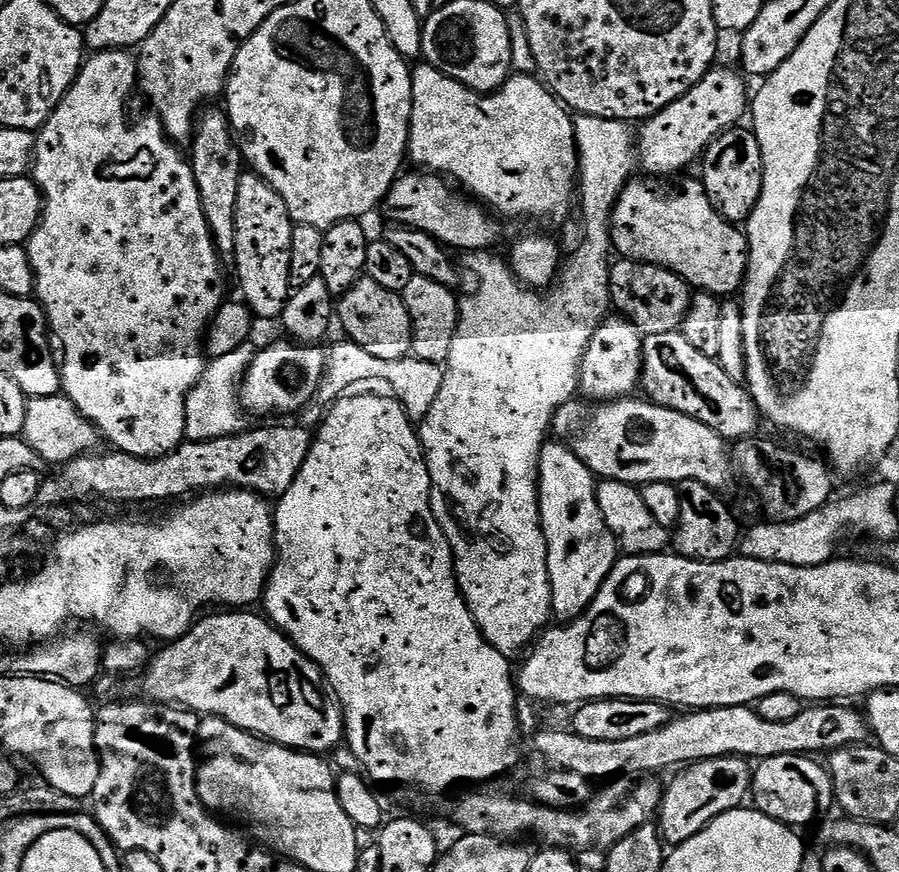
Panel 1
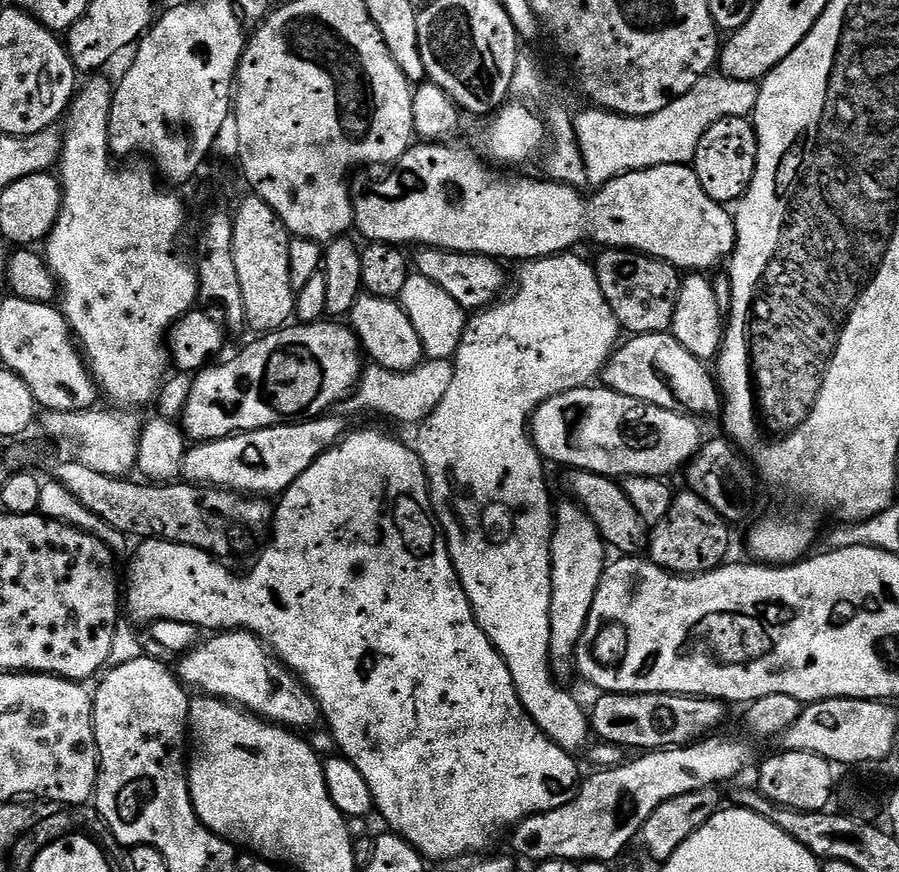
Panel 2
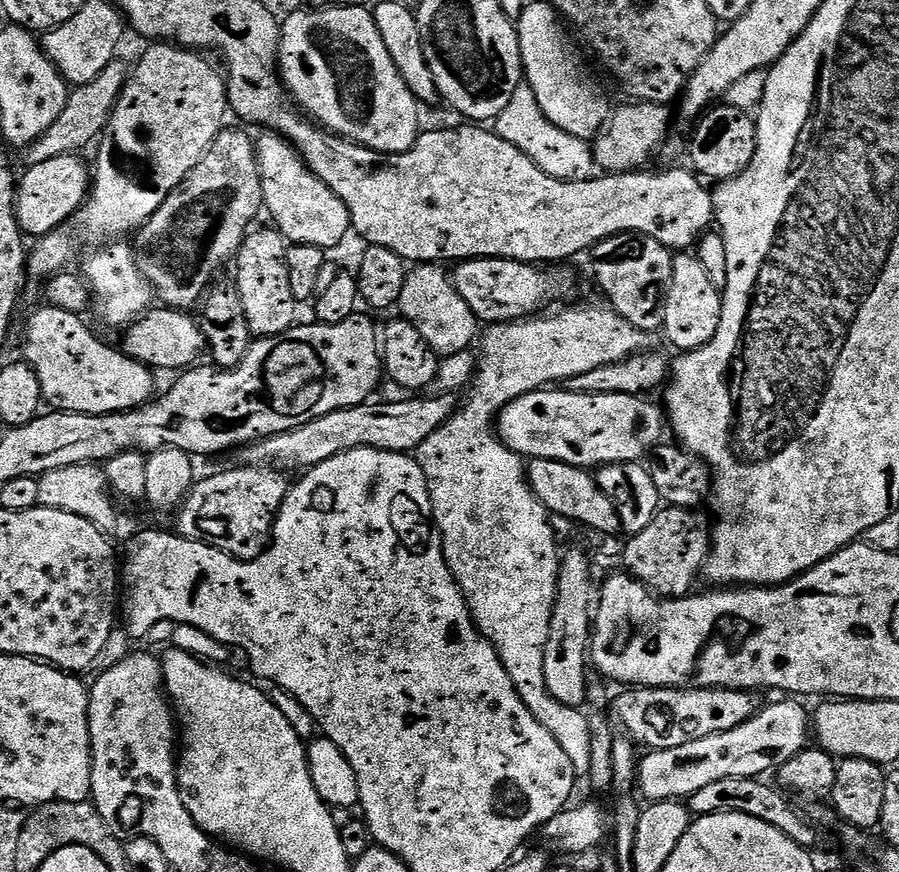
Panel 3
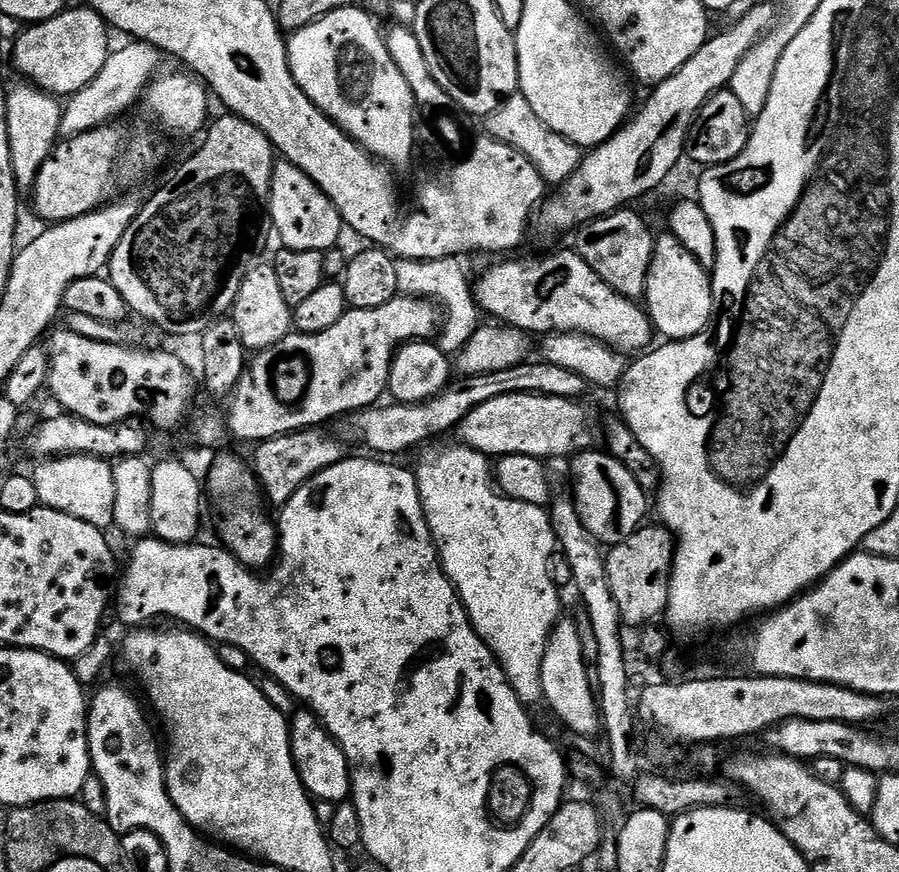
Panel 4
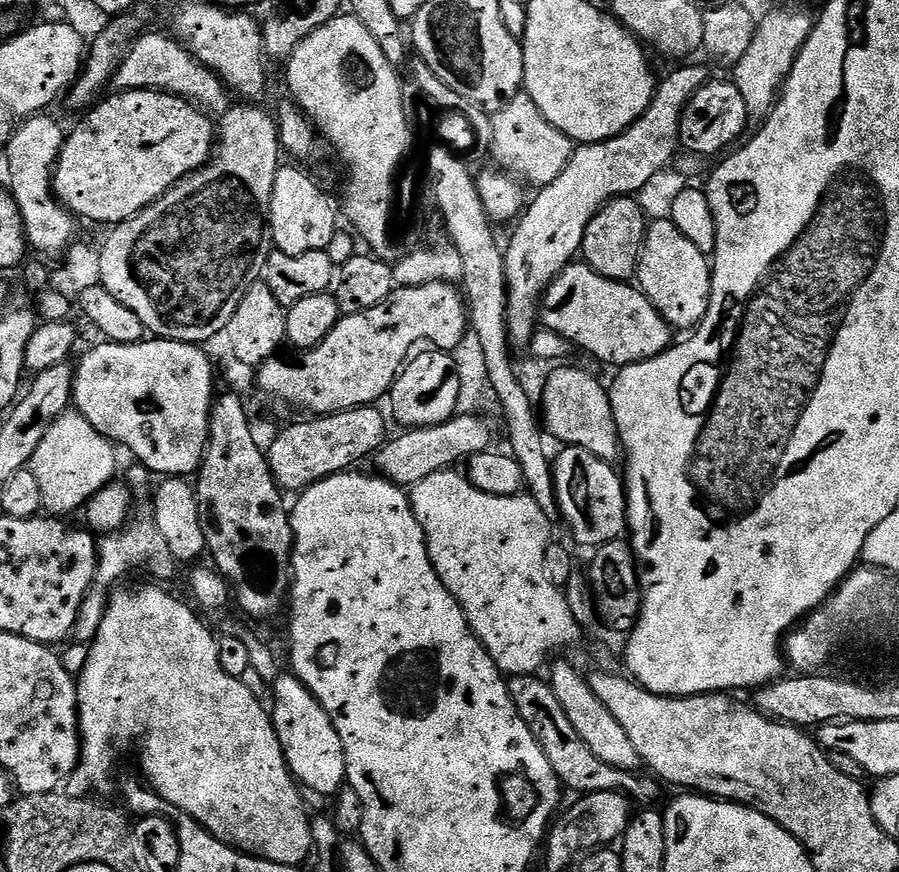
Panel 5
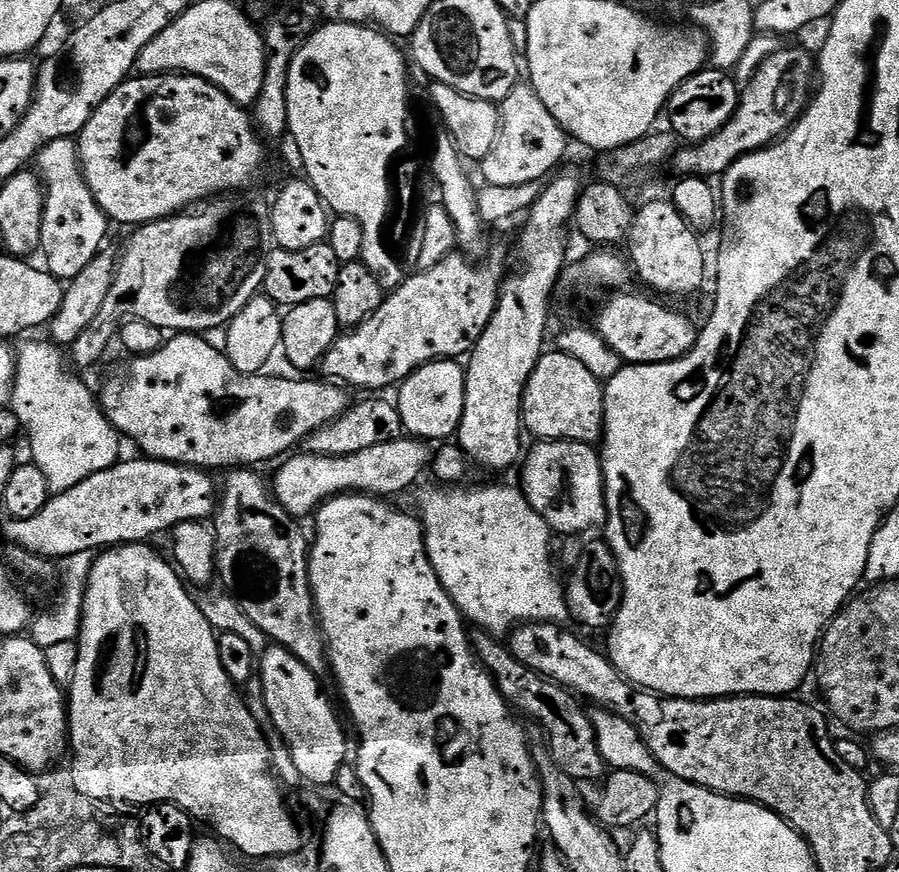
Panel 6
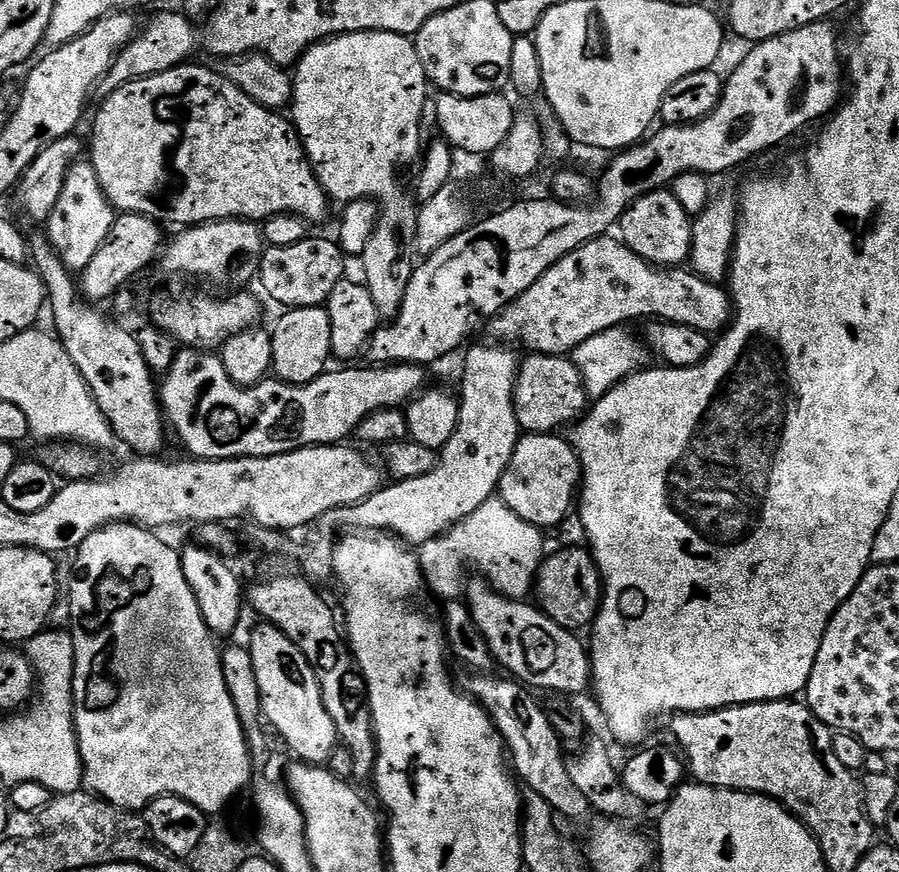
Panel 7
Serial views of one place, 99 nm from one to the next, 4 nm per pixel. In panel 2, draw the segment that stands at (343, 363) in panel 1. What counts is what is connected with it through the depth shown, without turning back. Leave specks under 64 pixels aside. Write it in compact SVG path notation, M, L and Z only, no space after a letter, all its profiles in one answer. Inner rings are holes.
M425 359L423 364L409 372L386 370L382 366L369 363L361 371L360 380L346 401L346 407L352 412L377 412L380 416L389 416L400 424L418 426L442 402L454 378L452 360Z

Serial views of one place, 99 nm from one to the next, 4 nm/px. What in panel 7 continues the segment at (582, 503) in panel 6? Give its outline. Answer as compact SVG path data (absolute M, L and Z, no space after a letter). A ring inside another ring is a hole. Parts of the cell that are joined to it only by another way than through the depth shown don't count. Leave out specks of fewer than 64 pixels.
M524 434L521 435L518 446L514 450L514 458L510 458L510 466L506 466L506 474L502 474L498 489L499 499L503 500L518 518L530 522L535 528L547 530L547 528L559 529L573 511L578 500L578 489L582 484L580 460L571 443L564 440L560 434Z

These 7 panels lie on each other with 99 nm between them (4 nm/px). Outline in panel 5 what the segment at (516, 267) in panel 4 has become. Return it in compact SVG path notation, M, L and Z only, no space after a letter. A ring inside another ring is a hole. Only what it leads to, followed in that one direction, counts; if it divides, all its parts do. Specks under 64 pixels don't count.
M583 262L567 264L552 280L552 284L544 292L544 299L540 301L538 320L547 331L566 338L579 351L581 348L582 351L589 352L594 359L601 360L604 364L616 364L617 369L660 356L674 343L673 328L660 317L658 310L639 287L622 280L606 278Z

